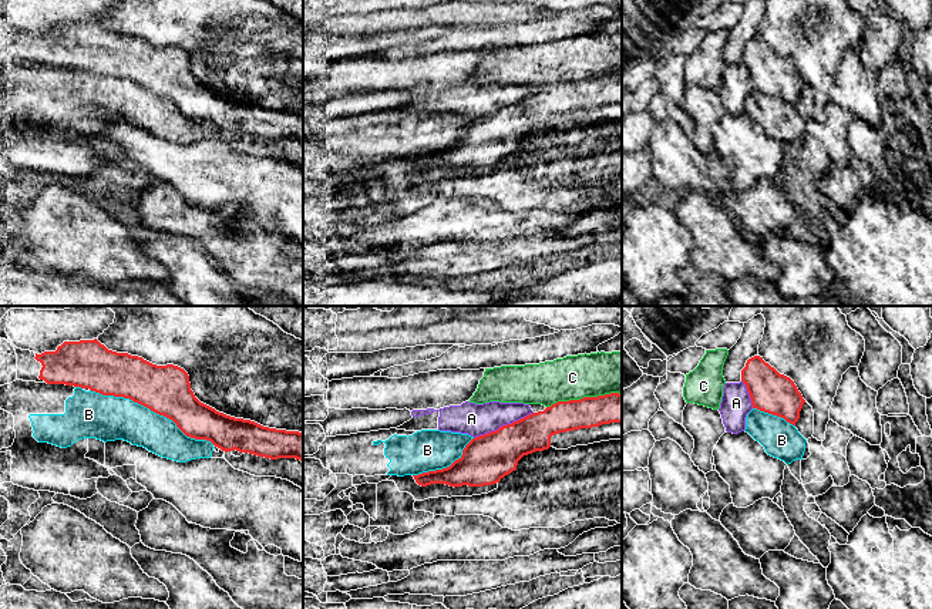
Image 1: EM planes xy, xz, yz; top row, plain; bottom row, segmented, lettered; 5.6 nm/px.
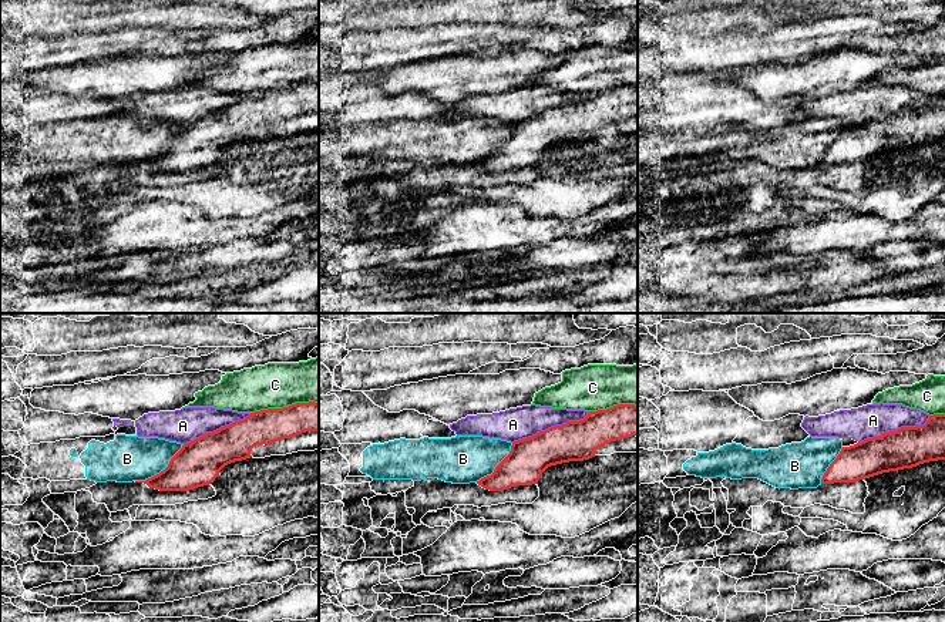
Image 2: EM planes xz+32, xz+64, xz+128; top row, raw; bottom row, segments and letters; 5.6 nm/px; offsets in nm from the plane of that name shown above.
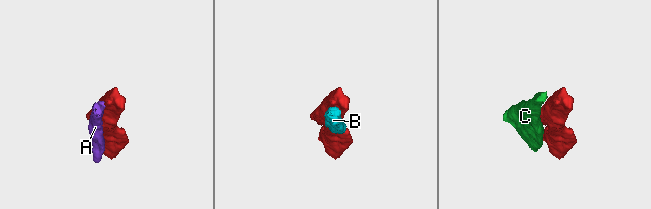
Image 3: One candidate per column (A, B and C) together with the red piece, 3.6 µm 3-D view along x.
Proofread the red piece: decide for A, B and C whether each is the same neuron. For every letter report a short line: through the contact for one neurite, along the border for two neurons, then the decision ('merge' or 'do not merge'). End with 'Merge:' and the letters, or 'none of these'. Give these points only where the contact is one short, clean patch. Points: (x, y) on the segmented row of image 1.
A: do not merge
B: merge
C: do not merge
Merge: B

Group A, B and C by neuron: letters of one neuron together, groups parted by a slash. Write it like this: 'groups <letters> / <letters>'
groups A / B / C

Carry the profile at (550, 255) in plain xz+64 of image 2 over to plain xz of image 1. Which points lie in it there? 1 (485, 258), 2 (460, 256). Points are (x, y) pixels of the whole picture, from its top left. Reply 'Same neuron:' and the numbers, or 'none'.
Same neuron: 1, 2

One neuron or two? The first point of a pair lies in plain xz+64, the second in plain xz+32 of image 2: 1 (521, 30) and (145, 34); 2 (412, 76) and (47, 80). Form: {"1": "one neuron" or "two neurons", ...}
{"1": "one neuron", "2": "one neuron"}

